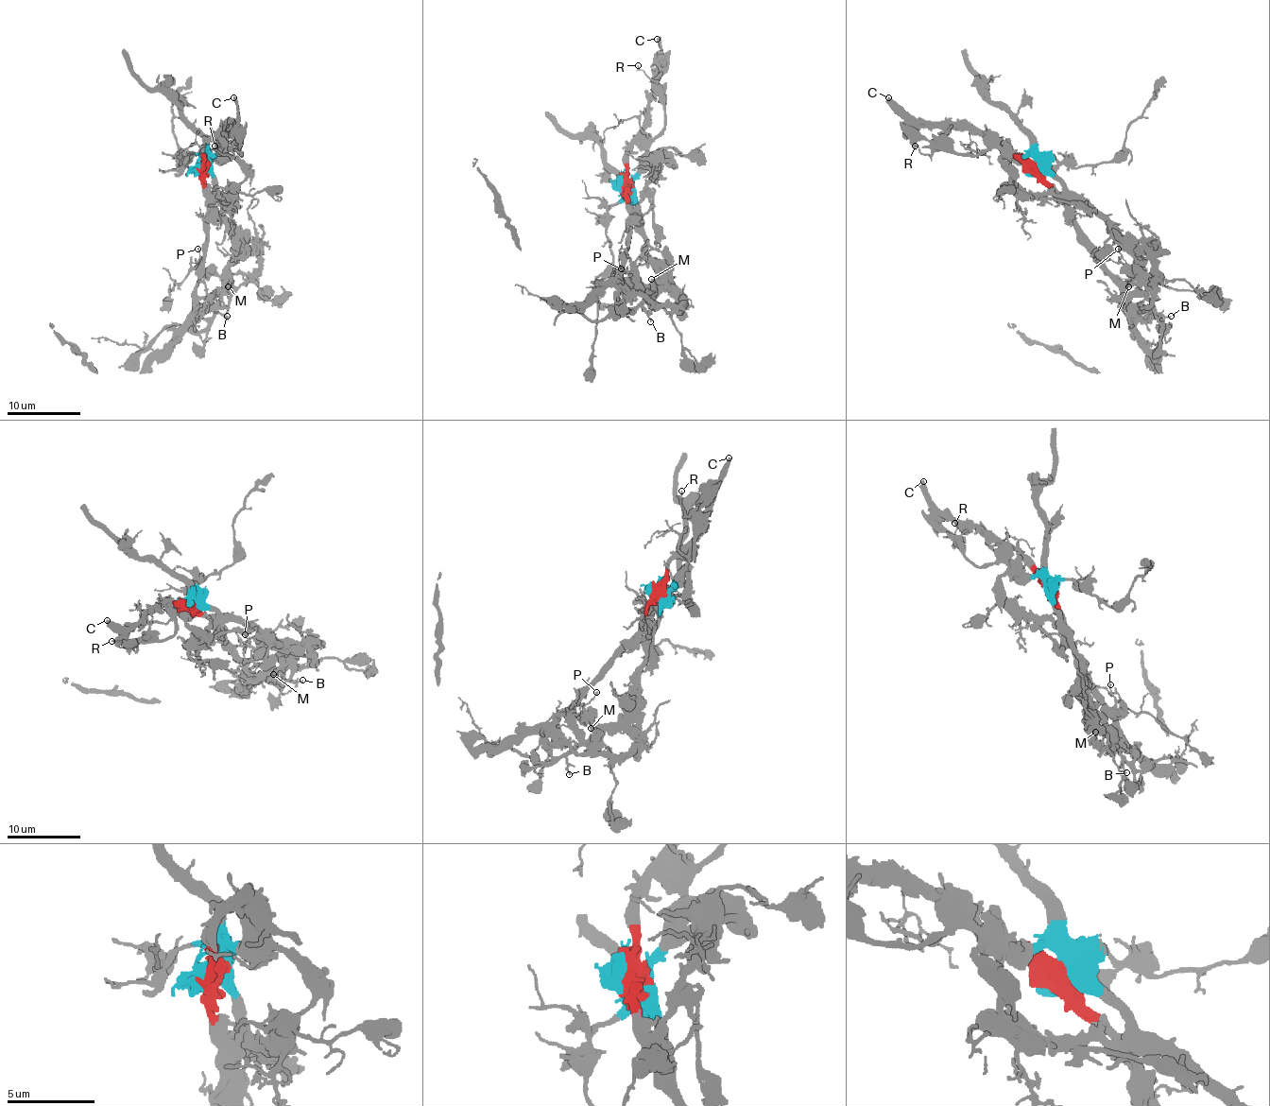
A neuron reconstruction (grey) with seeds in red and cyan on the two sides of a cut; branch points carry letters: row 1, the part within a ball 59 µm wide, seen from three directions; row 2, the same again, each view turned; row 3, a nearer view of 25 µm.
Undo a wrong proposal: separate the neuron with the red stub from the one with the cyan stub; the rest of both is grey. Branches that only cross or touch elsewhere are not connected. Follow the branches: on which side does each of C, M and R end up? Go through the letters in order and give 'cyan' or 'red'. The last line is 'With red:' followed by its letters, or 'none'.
C: red
M: red
R: cyan
With red: C, M

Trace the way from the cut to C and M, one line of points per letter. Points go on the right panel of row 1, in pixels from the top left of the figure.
C: (1034, 167), (1024, 167), (971, 129), (945, 129), (908, 117), (888, 97)
M: (1034, 167), (1061, 198), (1076, 226), (1076, 239), (1127, 300), (1150, 303), (1144, 285), (1127, 287)

